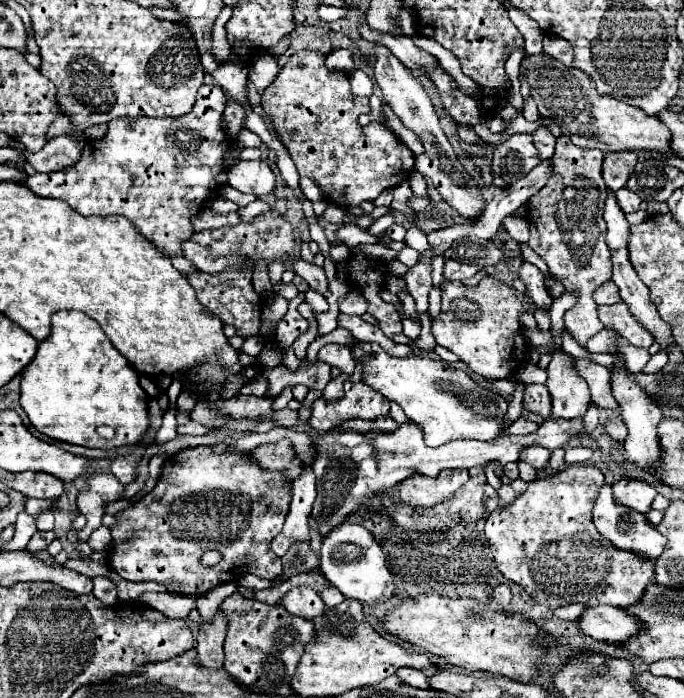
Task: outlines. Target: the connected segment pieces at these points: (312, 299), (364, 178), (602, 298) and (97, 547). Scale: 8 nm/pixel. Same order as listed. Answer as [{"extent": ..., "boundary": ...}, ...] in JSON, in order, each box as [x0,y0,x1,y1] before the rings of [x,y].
[{"extent":[305,289,329,315],"boundary":[[[309,289],[309,291],[305,293],[305,301],[313,307],[313,313],[315,313],[315,315],[321,313],[321,311],[327,311],[327,309],[329,309],[325,297],[323,297],[321,293],[317,293],[315,289]]]},{"extent":[263,51,415,207],"boundary":[[[315,51],[293,55],[265,91],[263,109],[289,149],[299,175],[315,179],[325,201],[341,207],[375,201],[381,191],[401,185],[413,173],[415,157],[411,149],[389,129],[377,121],[359,125],[359,115],[371,111],[369,99],[355,97],[349,77],[325,67],[325,55]]]},{"extent":[595,281,619,305],"boundary":[[[607,281],[603,283],[597,291],[595,291],[595,301],[599,305],[613,305],[619,301],[619,291],[617,291],[617,285],[613,281]]]},{"extent":[87,527,111,551],"boundary":[[[99,527],[97,531],[93,531],[93,535],[89,537],[87,543],[93,551],[105,551],[111,545],[111,531],[107,527]]]}]

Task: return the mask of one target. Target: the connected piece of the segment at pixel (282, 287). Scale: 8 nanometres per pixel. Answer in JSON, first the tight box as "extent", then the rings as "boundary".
{"extent":[273,283,299,301],"boundary":[[[277,283],[275,287],[273,287],[273,291],[277,293],[277,295],[281,295],[281,297],[285,297],[287,301],[289,299],[293,299],[299,291],[297,291],[297,287],[293,285],[293,283]]]}

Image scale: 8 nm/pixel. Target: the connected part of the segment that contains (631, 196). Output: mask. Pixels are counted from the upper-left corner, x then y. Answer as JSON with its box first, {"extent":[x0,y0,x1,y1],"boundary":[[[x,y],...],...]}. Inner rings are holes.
{"extent":[615,189,641,215],"boundary":[[[619,189],[619,191],[615,191],[615,199],[617,199],[617,203],[619,203],[619,207],[625,211],[625,215],[629,215],[629,213],[633,213],[633,211],[637,211],[639,209],[639,205],[641,205],[641,199],[639,199],[639,195],[635,195],[633,191],[629,191],[629,189]]]}

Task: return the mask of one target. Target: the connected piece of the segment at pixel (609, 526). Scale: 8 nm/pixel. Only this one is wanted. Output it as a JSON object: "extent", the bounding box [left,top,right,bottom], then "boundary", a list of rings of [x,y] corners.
{"extent":[593,485,667,561],"boundary":[[[603,485],[599,491],[599,499],[597,499],[595,511],[593,511],[593,523],[595,523],[597,531],[617,549],[639,553],[641,557],[651,559],[651,561],[657,559],[667,545],[667,539],[645,521],[645,515],[631,513],[631,509],[627,509],[625,505],[615,505],[615,499],[611,497],[611,485]]]}

